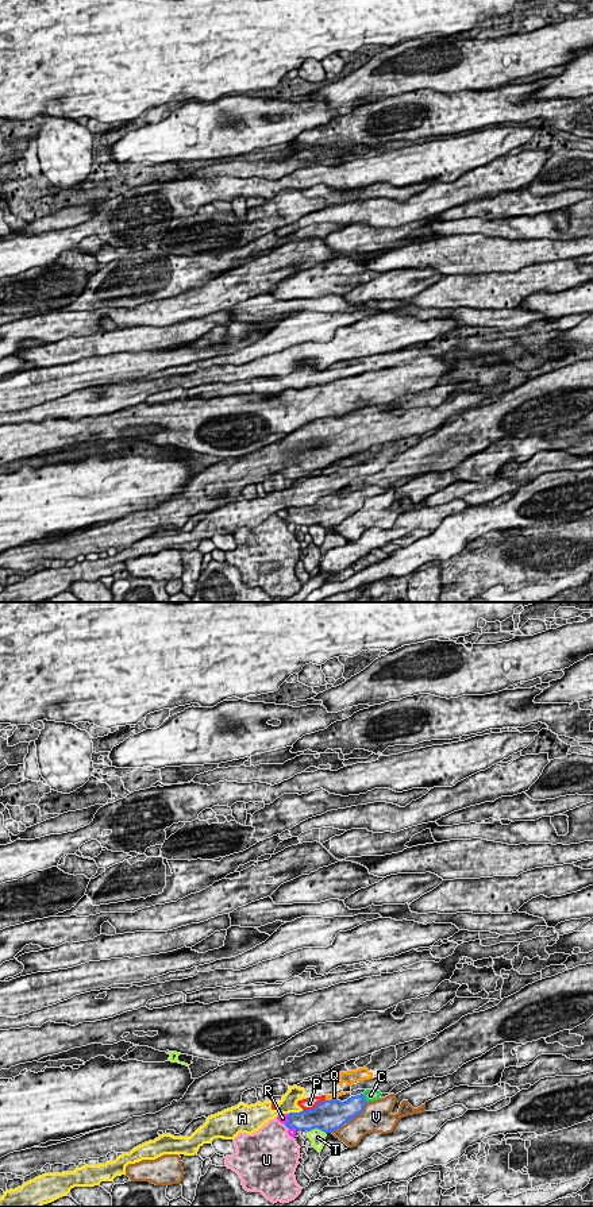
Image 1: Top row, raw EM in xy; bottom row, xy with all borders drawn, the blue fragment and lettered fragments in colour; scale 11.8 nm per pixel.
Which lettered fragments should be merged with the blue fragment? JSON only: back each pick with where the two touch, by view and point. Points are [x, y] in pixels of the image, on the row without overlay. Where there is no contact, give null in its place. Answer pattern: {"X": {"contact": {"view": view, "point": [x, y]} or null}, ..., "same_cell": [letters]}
{"C": {"contact": {"view": "xy", "point": [364, 493]}}, "same_cell": ["C"]}

